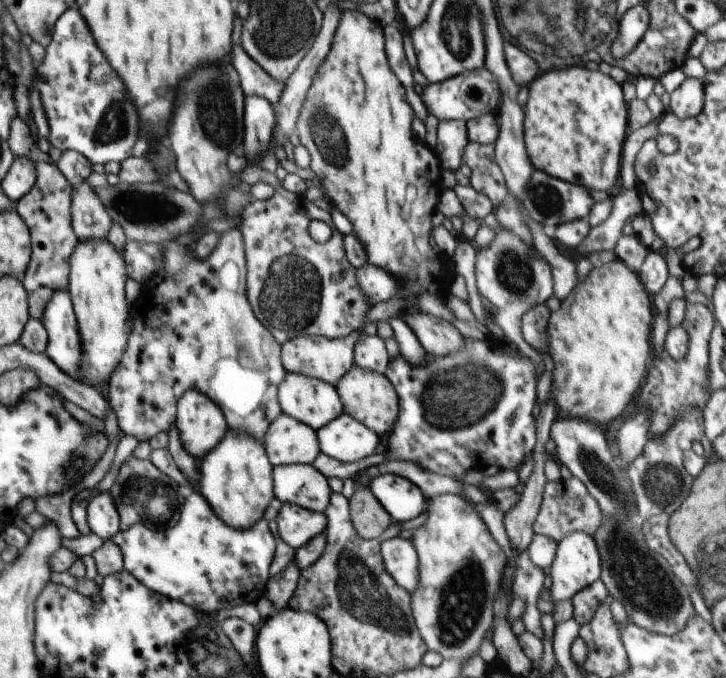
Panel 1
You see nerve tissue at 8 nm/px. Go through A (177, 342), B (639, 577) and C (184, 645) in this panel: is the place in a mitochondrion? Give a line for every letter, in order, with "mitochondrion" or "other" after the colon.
A: other
B: mitochondrion
C: other

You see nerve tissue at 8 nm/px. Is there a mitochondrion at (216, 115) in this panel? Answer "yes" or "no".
yes

